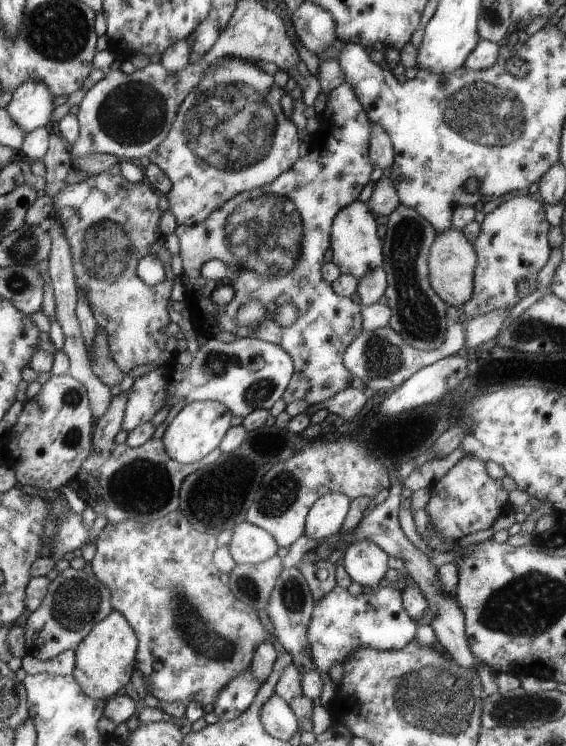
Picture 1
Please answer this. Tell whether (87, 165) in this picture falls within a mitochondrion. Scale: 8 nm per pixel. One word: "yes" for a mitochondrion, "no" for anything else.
no

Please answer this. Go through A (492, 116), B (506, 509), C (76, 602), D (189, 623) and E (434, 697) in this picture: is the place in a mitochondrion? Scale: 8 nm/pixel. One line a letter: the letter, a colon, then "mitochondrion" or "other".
A: mitochondrion
B: other
C: mitochondrion
D: mitochondrion
E: mitochondrion

